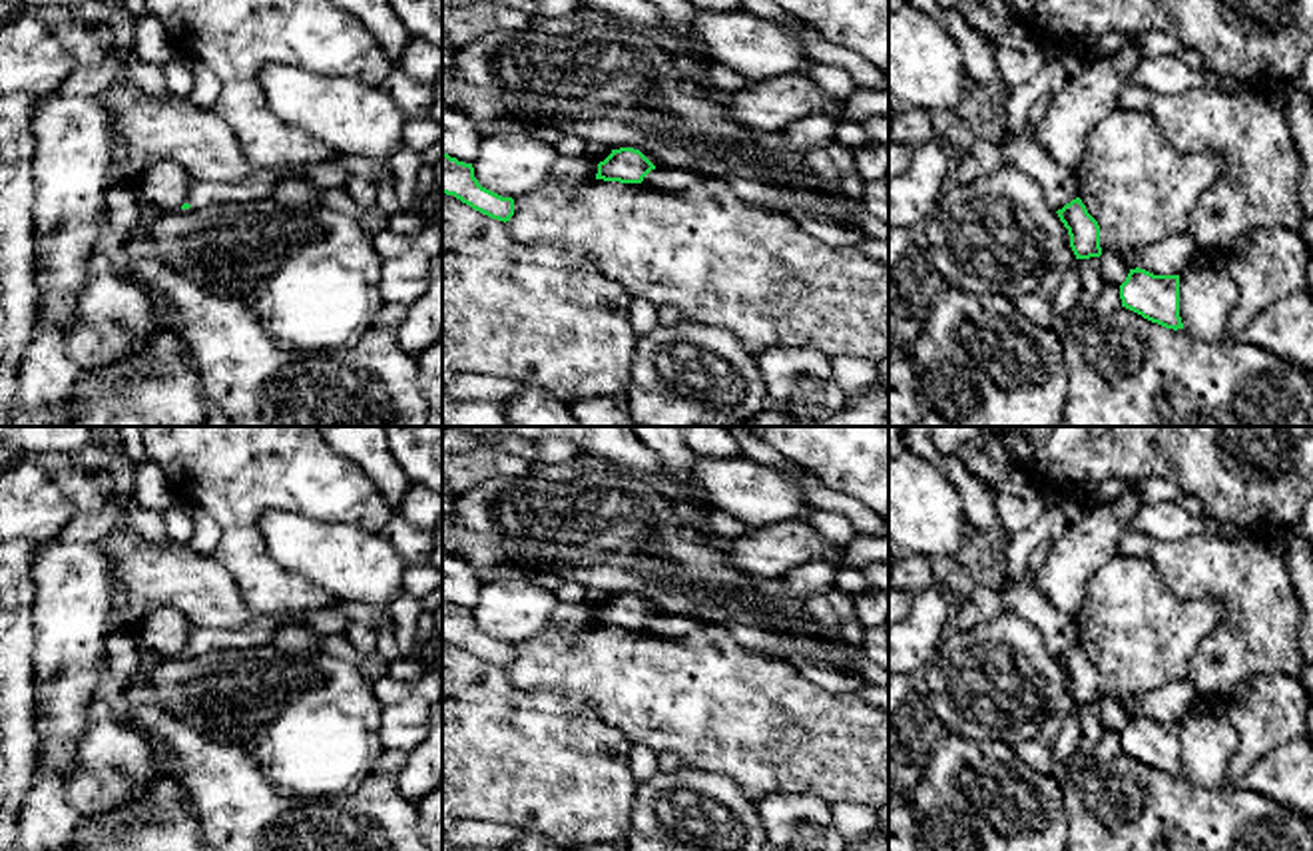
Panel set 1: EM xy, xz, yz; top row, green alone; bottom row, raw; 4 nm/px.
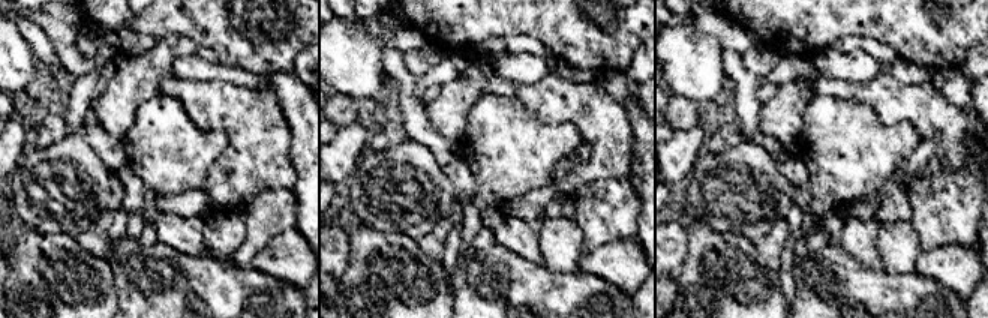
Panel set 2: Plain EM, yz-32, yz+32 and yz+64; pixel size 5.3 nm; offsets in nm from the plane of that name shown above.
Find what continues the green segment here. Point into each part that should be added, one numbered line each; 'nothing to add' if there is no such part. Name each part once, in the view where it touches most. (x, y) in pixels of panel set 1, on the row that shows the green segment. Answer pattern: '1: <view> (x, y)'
nothing to add

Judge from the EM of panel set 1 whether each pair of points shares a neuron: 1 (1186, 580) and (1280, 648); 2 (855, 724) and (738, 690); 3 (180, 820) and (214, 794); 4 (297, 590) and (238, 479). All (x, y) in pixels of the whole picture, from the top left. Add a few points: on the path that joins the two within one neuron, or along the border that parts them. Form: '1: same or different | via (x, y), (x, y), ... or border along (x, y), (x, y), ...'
1: same | via (1210, 580), (1216, 580), (1260, 624)
2: same | via (825, 724), (768, 720)
3: different | border along (192, 804), (202, 830)
4: same | via (267, 572), (242, 547), (238, 509)

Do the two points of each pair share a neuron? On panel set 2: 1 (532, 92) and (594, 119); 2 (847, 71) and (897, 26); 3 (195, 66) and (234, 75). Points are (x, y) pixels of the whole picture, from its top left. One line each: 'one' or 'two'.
1: one
2: two
3: one

